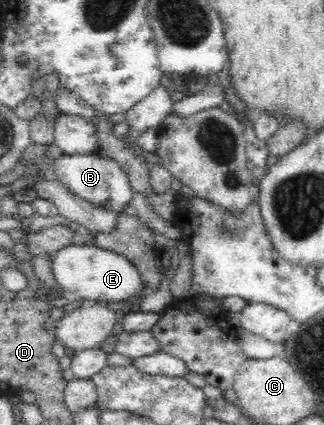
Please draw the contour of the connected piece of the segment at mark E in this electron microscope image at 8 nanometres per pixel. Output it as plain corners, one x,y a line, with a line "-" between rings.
72,244
58,249
50,257
53,275
56,283
66,291
83,298
88,303
91,301
126,301
138,299
146,285
140,278
138,268
126,256
114,253
98,246
85,244

